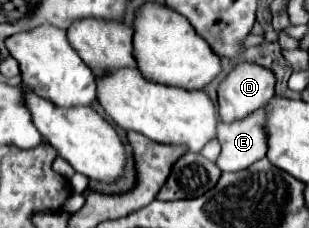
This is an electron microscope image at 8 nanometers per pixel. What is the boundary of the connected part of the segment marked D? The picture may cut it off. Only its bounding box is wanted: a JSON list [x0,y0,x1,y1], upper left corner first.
[218,62,274,122]

